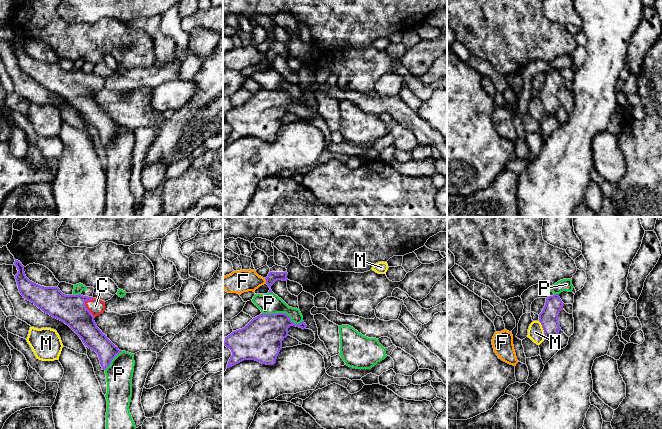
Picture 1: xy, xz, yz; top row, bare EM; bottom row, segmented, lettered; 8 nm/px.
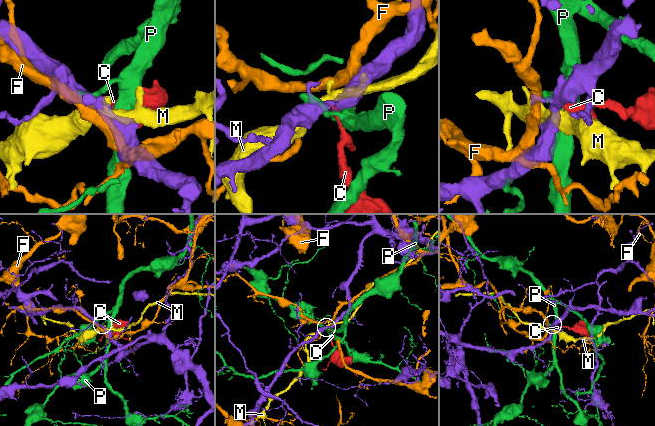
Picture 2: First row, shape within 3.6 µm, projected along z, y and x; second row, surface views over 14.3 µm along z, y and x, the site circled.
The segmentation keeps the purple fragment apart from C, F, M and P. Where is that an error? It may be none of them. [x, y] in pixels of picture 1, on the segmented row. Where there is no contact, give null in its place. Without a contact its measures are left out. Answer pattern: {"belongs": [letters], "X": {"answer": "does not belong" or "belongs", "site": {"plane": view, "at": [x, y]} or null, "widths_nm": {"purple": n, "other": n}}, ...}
{"belongs": ["C"], "C": {"answer": "belongs", "site": {"plane": "xy", "at": [86, 308]}, "widths_nm": {"purple": 240, "other": 120}}, "F": {"answer": "does not belong", "site": {"plane": "xz", "at": [265, 279]}, "widths_nm": {"purple": 90, "other": 180}}, "M": {"answer": "does not belong", "site": {"plane": "yz", "at": [543, 329]}, "widths_nm": {"purple": 150, "other": 130}}, "P": {"answer": "does not belong", "site": {"plane": "xz", "at": [283, 313]}, "widths_nm": {"purple": 320, "other": 160}}}

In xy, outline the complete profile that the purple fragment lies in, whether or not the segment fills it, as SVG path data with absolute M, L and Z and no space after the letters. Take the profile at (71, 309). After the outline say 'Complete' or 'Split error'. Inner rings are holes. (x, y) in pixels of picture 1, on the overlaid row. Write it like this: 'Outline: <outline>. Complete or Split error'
Outline: M18 260L14 265L18 273L15 279L20 294L44 313L68 325L82 340L84 345L98 354L103 370L121 350L115 346L97 327L94 318L105 311L105 302L93 297L65 295L58 287L44 287L30 281L24 266Z. Split error

